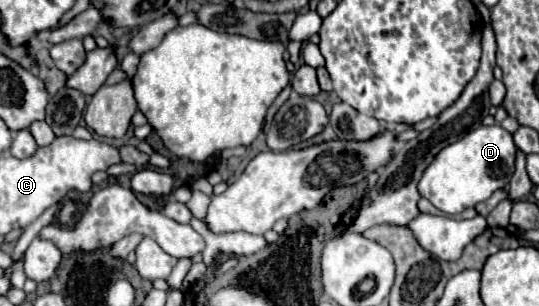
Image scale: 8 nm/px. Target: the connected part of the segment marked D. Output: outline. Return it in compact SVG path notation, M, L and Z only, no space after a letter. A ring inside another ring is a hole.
M499 124L479 126L435 156L419 182L419 194L447 214L463 212L465 208L487 200L495 190L509 184L515 168L515 152L517 148L511 132Z

